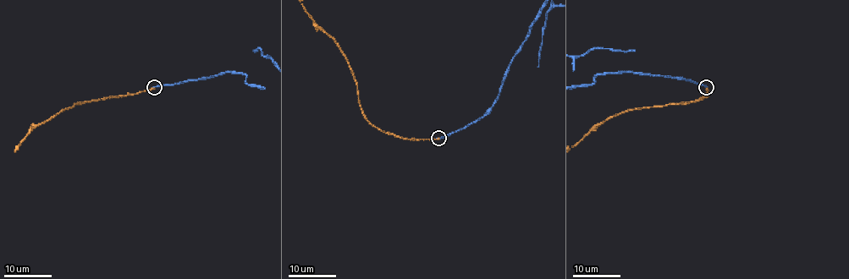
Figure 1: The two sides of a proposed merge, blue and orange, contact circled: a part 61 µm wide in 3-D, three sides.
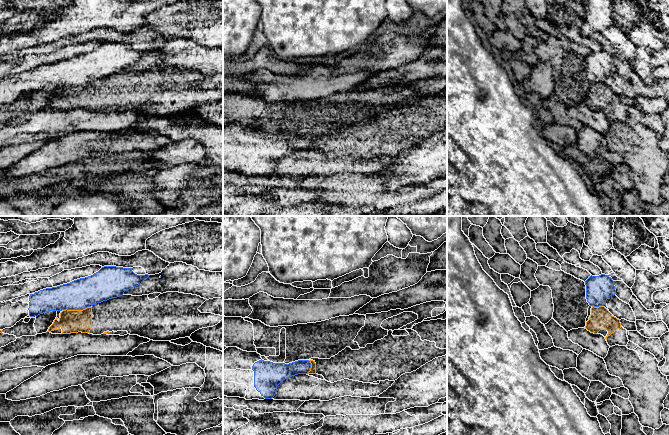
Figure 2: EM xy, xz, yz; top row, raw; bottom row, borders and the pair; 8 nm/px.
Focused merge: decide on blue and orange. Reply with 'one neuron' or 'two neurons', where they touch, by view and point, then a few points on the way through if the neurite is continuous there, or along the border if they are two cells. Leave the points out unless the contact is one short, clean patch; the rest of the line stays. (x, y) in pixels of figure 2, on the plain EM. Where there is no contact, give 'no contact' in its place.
two neurons; contact xy (76, 85); border xy (90, 82), (84, 85), (63, 86)

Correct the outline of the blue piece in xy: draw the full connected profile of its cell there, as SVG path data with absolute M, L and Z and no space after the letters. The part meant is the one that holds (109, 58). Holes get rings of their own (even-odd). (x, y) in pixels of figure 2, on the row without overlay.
M104 42L91 52L0 78L0 106L13 103L21 95L36 94L45 88L83 86L117 74L149 52L137 51L132 44Z

